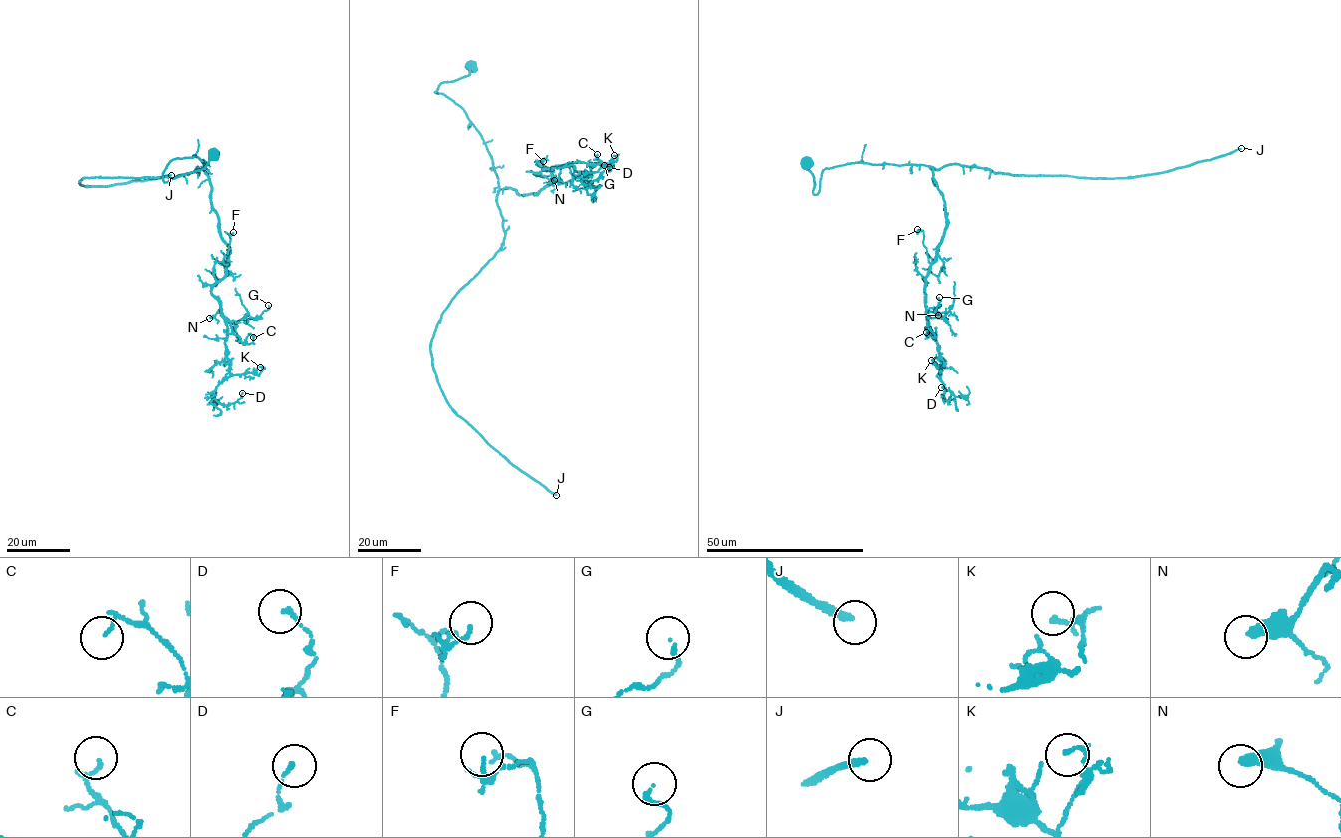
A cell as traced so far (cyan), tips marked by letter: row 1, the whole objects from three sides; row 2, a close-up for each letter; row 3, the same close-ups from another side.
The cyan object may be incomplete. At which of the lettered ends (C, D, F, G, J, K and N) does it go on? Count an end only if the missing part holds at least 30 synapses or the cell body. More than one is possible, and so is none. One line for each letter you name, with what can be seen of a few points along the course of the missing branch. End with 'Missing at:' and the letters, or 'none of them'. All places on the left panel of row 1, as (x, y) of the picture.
Missing at: J

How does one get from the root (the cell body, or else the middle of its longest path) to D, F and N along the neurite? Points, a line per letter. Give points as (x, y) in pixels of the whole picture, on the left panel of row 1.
D: (214, 154), (163, 179), (173, 159), (205, 163), (229, 251), (211, 294), (230, 374), (210, 394), (242, 393)
F: (214, 154), (204, 168), (163, 180), (173, 159), (203, 161), (211, 209), (228, 247), (227, 267), (233, 232)
N: (214, 154), (166, 182), (163, 172), (177, 158), (205, 163), (229, 251), (211, 290), (221, 312), (209, 318)

